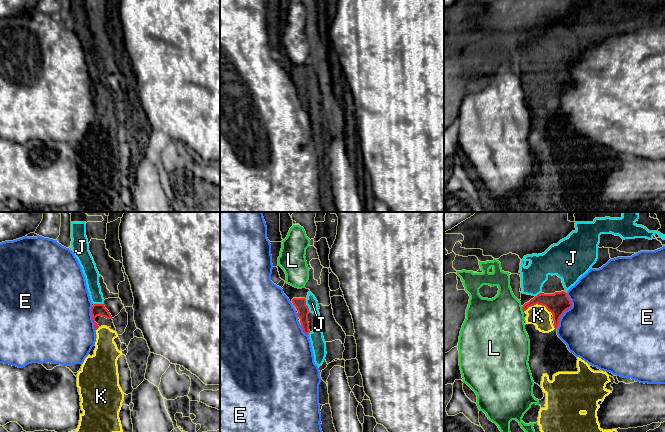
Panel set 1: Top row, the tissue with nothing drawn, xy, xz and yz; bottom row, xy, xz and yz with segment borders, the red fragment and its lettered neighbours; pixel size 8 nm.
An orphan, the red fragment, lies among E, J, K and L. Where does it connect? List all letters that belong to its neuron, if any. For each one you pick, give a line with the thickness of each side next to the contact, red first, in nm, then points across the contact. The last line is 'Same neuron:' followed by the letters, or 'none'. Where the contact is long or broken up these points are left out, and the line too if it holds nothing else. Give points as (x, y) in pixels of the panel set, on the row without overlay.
J: calibres 100 and 90 nm
K: calibres 170 and 160 nm
Same neuron: J, K

